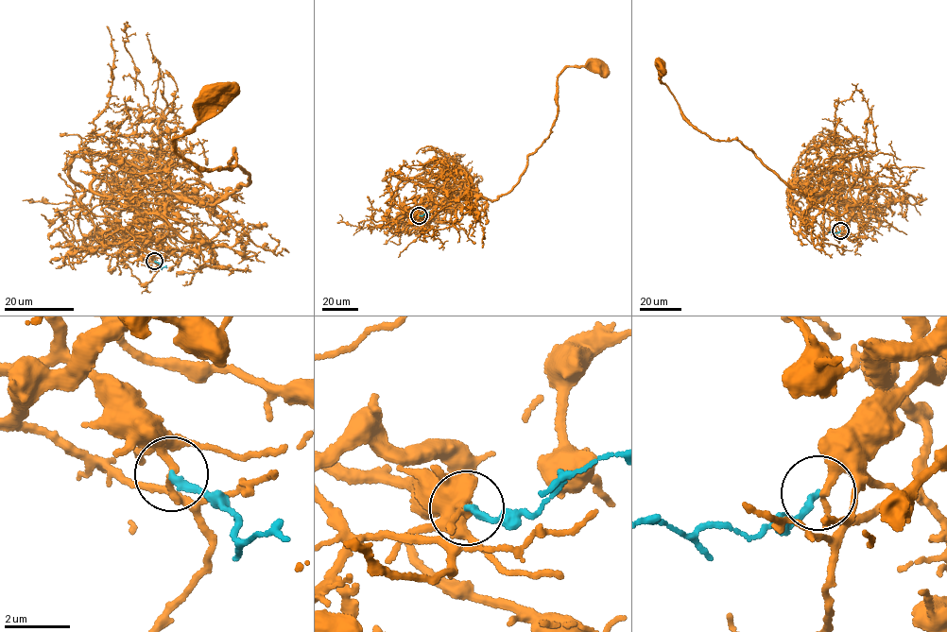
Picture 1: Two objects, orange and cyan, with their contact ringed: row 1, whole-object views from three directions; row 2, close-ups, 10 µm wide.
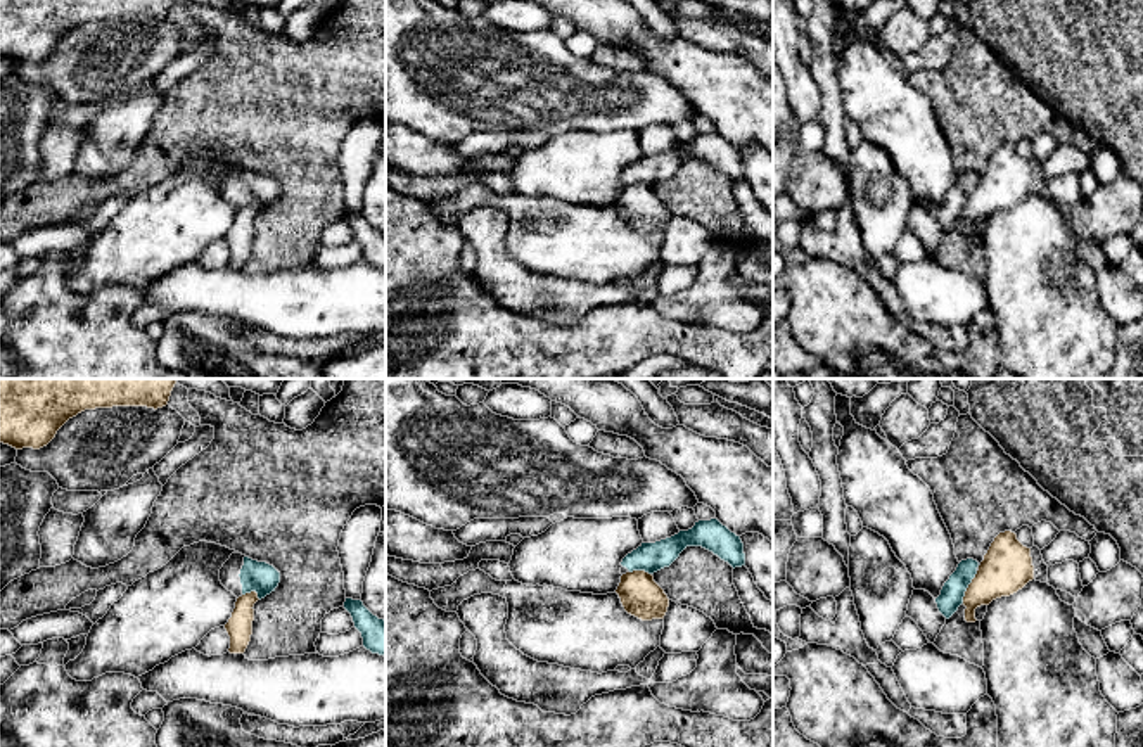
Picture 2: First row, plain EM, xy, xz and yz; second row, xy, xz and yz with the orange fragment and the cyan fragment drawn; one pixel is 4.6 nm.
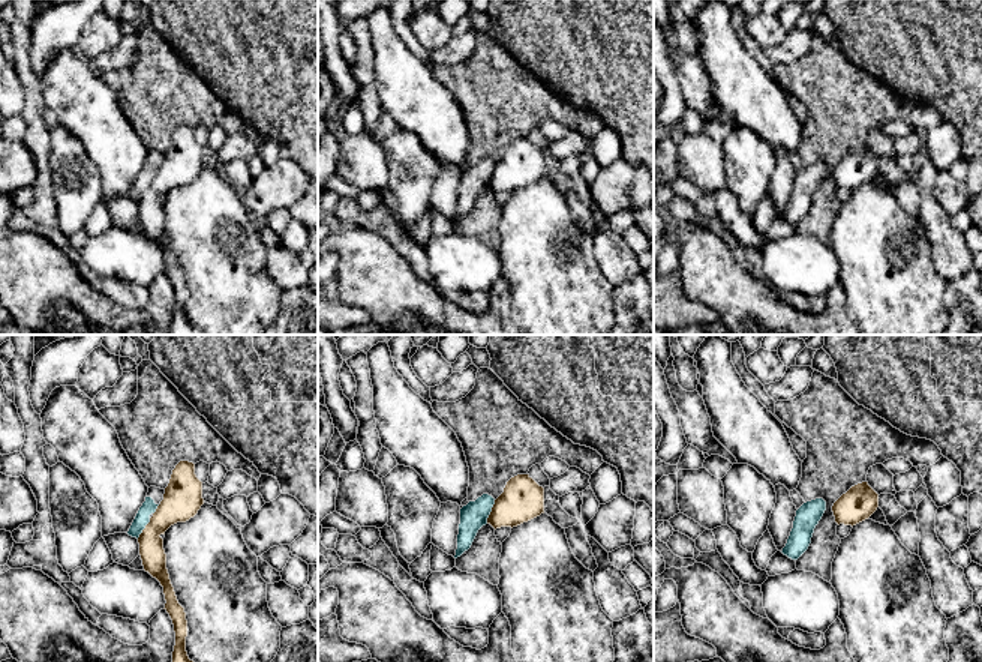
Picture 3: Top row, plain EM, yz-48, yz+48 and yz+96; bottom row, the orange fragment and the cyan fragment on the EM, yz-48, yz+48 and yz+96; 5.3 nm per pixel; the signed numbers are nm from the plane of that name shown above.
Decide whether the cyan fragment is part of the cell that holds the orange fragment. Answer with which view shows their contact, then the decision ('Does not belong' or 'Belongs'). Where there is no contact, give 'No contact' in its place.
Touches orange in yz. Does not belong

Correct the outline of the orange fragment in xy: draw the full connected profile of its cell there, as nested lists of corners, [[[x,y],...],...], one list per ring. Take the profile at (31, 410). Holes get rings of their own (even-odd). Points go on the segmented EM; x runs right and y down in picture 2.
[[[0,379],[0,443],[16,450],[47,446],[57,431],[85,410],[112,406],[163,408],[176,379]]]

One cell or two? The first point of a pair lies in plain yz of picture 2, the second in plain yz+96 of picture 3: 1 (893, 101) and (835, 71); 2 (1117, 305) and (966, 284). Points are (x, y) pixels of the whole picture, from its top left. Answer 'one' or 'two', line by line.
1: two
2: two

